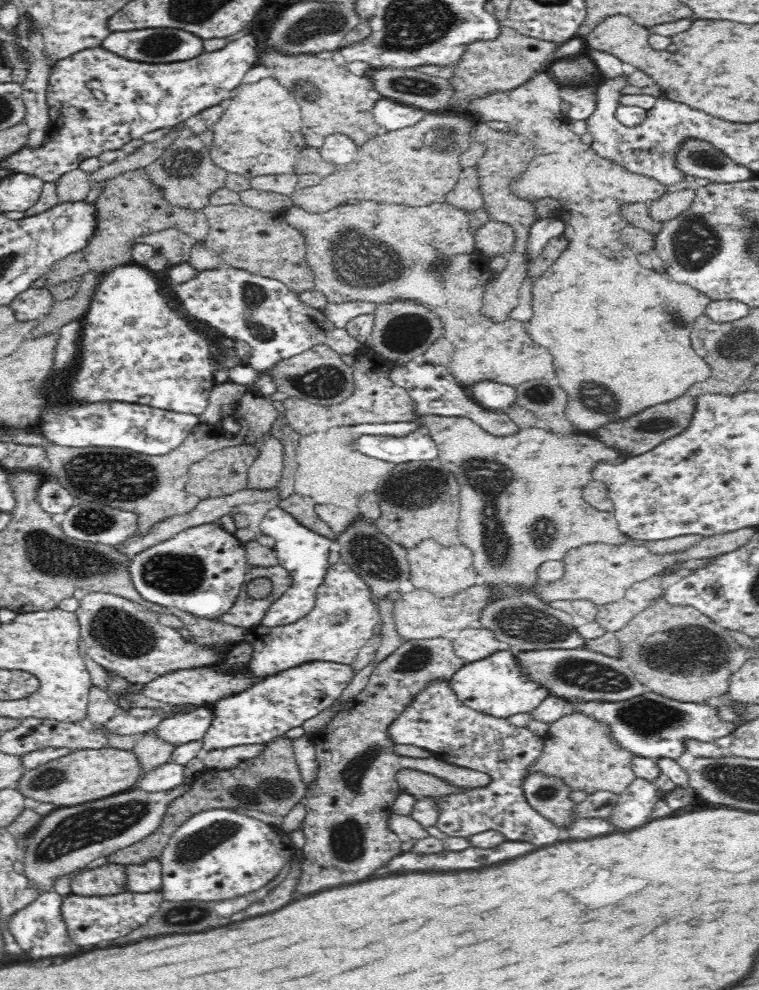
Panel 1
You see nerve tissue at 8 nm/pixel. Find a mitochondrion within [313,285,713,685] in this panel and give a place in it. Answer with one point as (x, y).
(497, 545)

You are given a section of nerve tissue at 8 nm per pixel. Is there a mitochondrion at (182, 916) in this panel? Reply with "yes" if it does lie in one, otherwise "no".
yes

